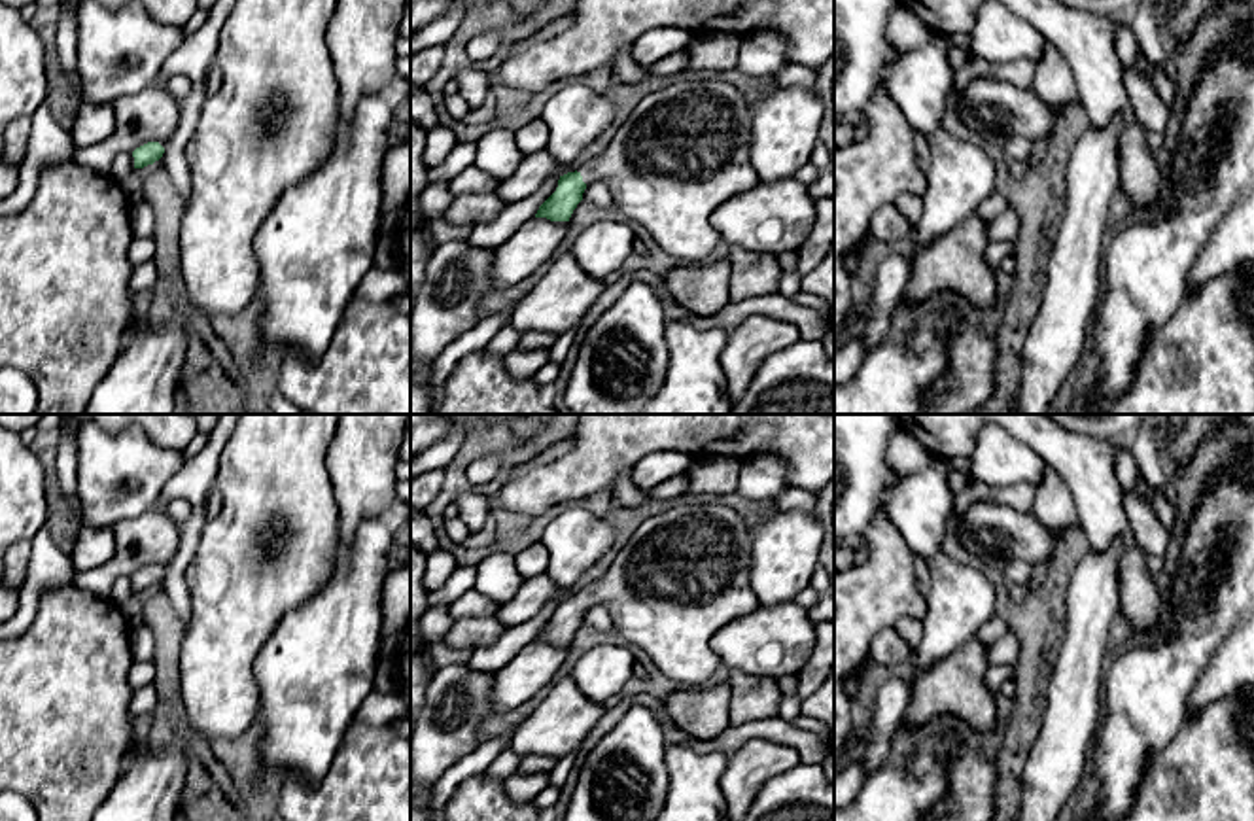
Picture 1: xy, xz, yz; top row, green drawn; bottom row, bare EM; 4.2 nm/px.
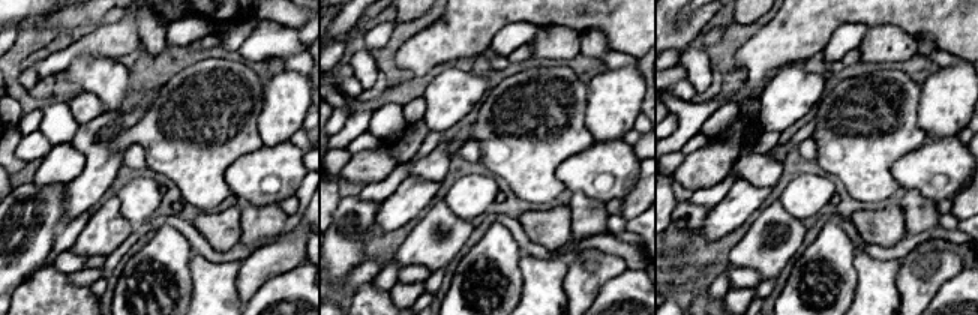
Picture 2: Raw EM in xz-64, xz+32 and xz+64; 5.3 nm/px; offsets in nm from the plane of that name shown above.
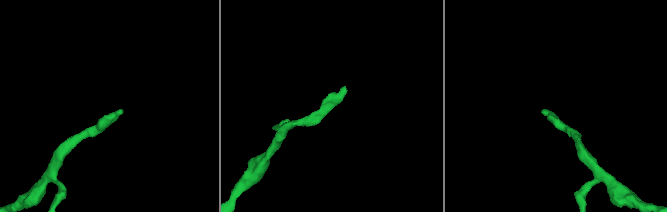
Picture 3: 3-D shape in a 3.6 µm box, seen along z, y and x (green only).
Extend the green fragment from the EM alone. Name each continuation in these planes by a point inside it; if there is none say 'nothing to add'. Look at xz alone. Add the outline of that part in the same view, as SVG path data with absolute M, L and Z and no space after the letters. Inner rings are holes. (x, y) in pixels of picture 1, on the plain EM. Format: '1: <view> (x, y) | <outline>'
1: xz (683, 574) | M721 503L677 505L647 518L617 552L605 575L579 596L586 609L605 605L613 619L613 630L643 649L666 677L687 687L704 687L721 666L709 647L713 634L760 605L749 583L751 554L753 528L743 515Z

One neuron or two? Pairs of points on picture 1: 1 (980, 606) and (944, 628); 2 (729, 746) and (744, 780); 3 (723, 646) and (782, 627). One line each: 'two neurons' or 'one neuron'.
1: one neuron
2: two neurons
3: one neuron

